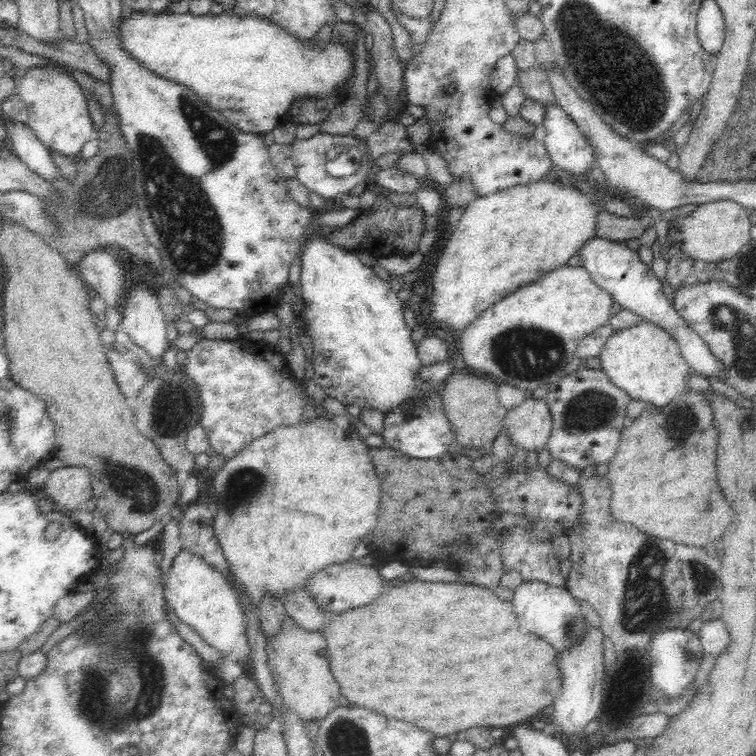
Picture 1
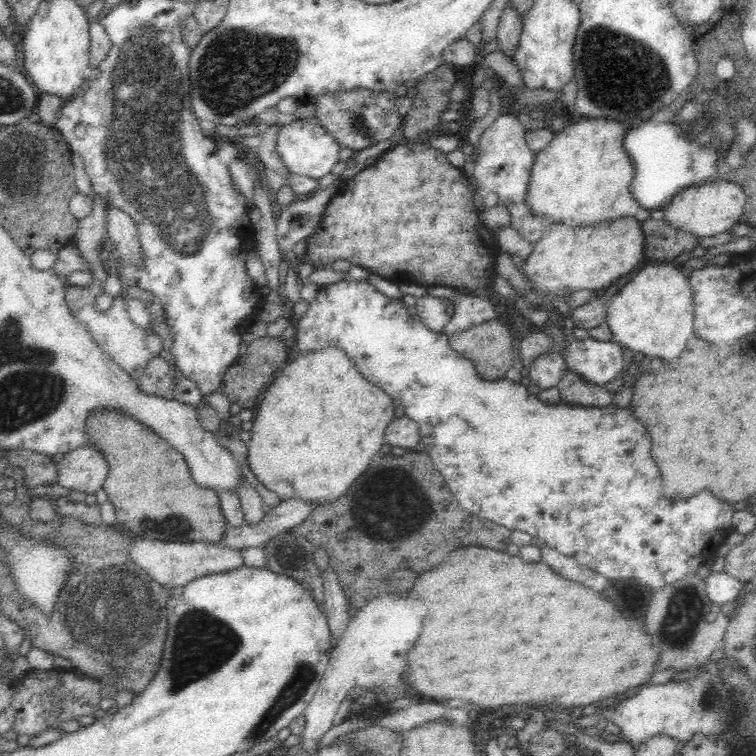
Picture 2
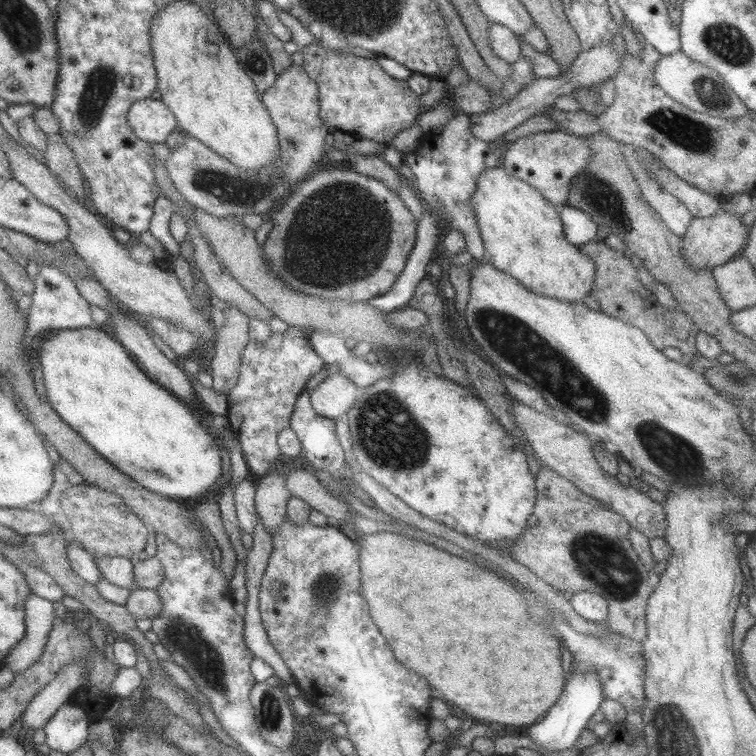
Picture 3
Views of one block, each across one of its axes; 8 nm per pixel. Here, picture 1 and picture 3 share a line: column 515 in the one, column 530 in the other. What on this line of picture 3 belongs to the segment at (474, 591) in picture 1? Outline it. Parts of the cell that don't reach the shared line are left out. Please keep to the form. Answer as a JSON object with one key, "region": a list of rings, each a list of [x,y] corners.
{"region":[[[377,531],[371,534],[359,534],[358,539],[358,564],[360,567],[360,582],[363,588],[363,598],[369,604],[369,614],[373,618],[373,622],[377,624],[379,632],[385,636],[387,644],[391,646],[397,662],[405,664],[407,668],[415,670],[417,674],[425,674],[425,680],[443,694],[443,698],[447,702],[453,702],[455,706],[459,706],[461,710],[465,710],[473,719],[478,721],[497,722],[497,724],[512,726],[529,726],[533,722],[538,722],[549,706],[555,703],[560,696],[561,688],[564,688],[563,682],[563,666],[561,666],[561,650],[559,650],[559,640],[553,636],[541,636],[537,632],[533,632],[533,622],[527,616],[527,606],[521,598],[521,594],[517,590],[513,590],[509,584],[505,584],[505,580],[496,576],[491,571],[483,570],[480,566],[472,564],[469,560],[438,549],[432,544],[424,543],[417,538],[408,537],[405,534],[393,533],[388,531]]]}

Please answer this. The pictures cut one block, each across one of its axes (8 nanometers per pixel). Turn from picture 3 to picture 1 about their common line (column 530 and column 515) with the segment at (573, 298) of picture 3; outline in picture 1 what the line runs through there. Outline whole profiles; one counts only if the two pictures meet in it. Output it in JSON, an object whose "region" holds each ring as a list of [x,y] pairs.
{"region":[[[542,180],[516,185],[493,195],[476,197],[467,204],[462,217],[457,218],[454,231],[442,248],[434,270],[430,271],[430,320],[434,320],[438,326],[450,326],[462,332],[482,312],[505,296],[538,281],[547,272],[566,265],[566,261],[576,255],[580,244],[595,236],[594,227],[600,209],[580,189]]]}

